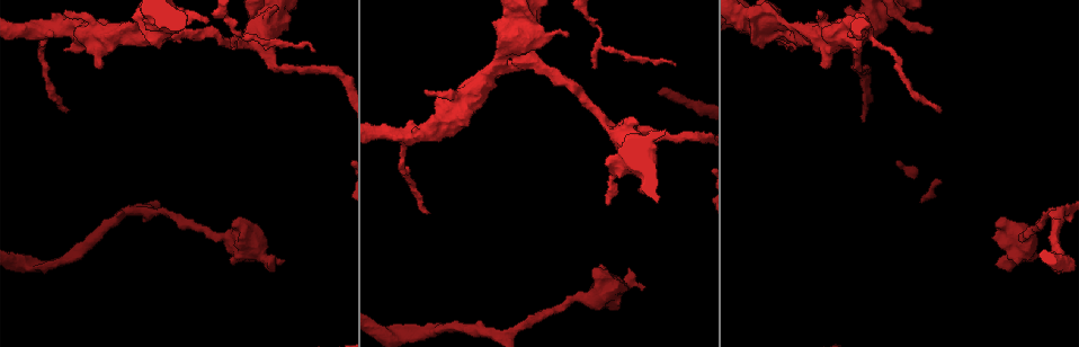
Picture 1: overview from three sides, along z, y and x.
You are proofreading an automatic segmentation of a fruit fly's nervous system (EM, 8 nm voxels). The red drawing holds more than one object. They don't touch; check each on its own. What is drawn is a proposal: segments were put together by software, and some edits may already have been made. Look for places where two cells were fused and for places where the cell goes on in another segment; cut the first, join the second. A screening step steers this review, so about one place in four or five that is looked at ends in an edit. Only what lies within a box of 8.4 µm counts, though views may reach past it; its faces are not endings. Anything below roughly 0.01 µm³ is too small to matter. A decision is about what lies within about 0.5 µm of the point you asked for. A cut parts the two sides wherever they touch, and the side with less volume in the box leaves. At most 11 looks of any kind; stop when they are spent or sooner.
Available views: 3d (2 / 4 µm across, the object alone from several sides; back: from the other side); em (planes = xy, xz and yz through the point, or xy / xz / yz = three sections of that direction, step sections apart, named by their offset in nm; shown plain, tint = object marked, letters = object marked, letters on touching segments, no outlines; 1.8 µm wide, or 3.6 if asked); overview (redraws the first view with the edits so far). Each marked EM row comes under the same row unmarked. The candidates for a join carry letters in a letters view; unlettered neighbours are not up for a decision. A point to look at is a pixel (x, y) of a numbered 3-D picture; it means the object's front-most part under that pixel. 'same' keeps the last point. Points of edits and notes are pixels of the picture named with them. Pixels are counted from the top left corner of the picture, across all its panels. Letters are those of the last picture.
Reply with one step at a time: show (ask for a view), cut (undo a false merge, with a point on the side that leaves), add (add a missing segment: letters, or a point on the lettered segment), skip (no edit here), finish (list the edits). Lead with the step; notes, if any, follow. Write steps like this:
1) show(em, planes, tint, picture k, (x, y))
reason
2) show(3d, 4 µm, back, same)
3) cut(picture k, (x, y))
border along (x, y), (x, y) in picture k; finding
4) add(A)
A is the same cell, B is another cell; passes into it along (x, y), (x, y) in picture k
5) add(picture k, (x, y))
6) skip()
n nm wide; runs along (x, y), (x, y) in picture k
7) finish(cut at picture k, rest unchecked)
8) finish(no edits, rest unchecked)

show(3d, 2 µm, picture 1, (225, 15))
calibre changes

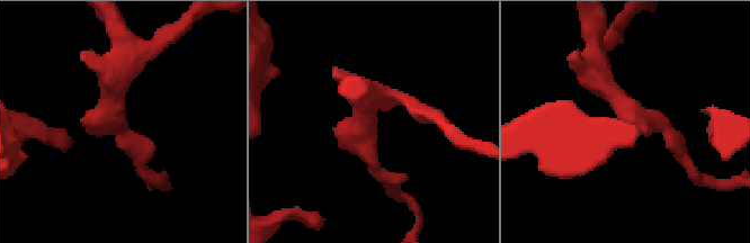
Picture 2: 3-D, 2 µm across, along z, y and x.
show(em, planes, letters, picture 2, (659, 121))

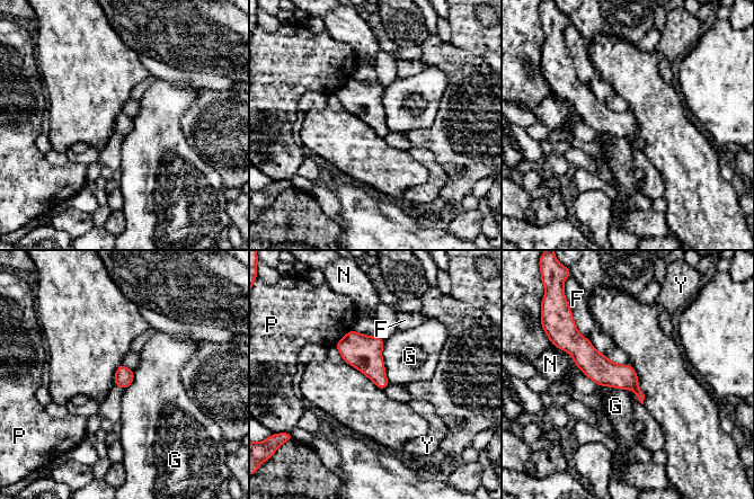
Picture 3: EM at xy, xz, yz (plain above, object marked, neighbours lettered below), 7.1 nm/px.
skip()
140 nm wide; F, G, N, P and Y are other cells; one cell here

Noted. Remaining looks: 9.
show(3d, 2 µm, back, picture 1, (818, 11))
an open end

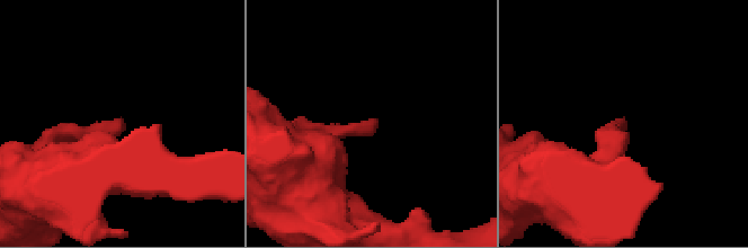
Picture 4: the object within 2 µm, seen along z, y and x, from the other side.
show(em, xz, step 4, tint, picture 4, (621, 126))
shape alone is not enough

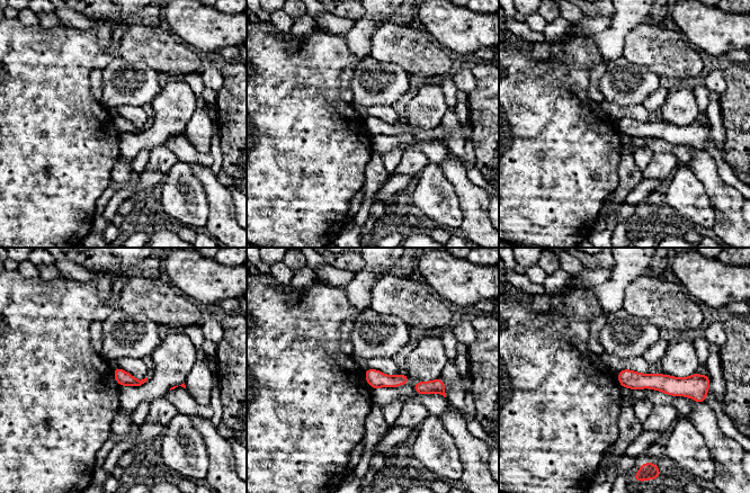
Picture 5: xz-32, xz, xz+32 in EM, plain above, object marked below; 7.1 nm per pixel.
show(em, planes, letters, same)
cut it another way

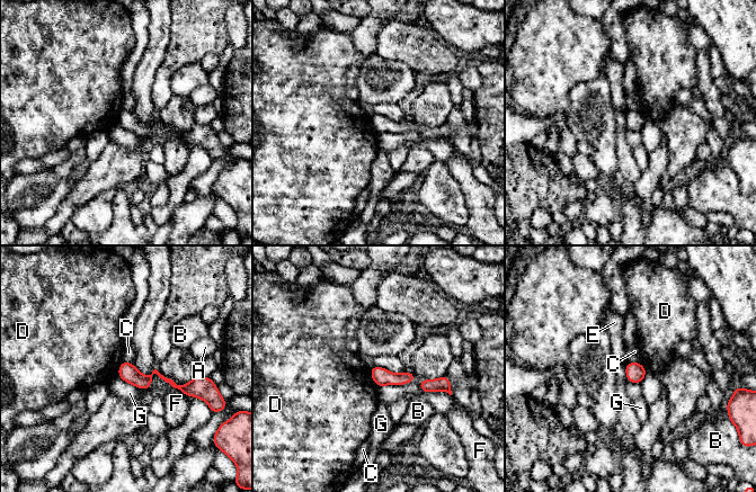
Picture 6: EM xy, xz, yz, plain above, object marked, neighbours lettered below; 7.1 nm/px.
skip()
G touches over 170 nm; A, B, C, D, E, F and G are other cells; no lettered segment goes on from it

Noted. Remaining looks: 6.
show(3d, 2 µm, picture 1, (793, 51))
thin end

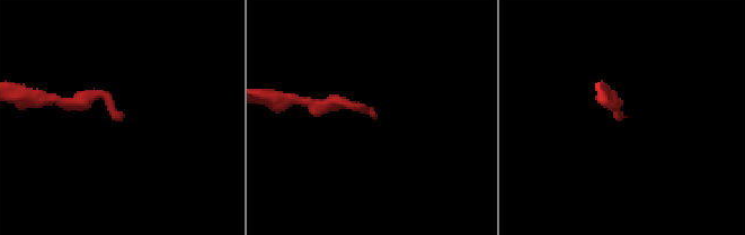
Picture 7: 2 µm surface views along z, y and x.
show(em, planes, letters, picture 7, (121, 118))

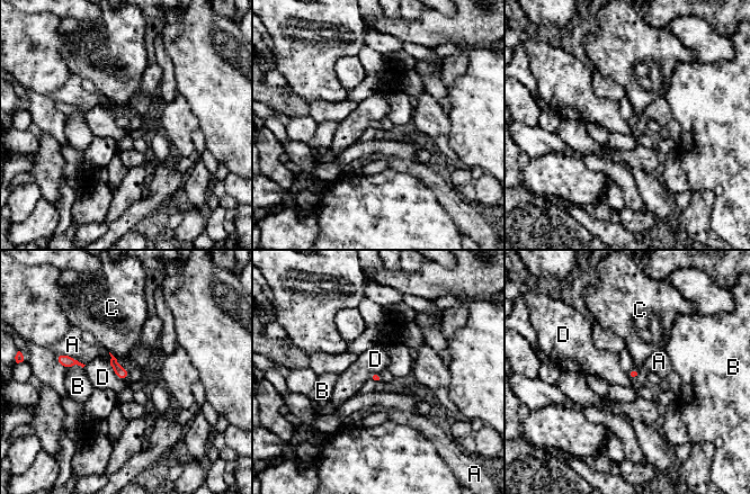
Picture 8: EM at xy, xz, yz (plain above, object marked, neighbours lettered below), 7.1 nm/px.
skip()
A, B, C and D are other cells; border along (109, 364), (118, 377), (127, 379) in picture 8; no lettered segment goes on from it

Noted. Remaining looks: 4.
show(em, xy, step 8, tint, picture 1, (645, 287))
an open end

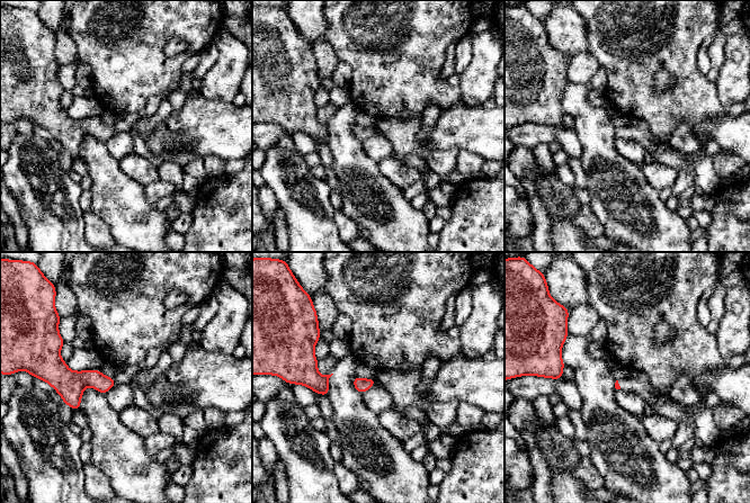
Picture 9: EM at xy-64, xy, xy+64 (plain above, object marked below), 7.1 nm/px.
show(em, xy, step 8, letters, same)

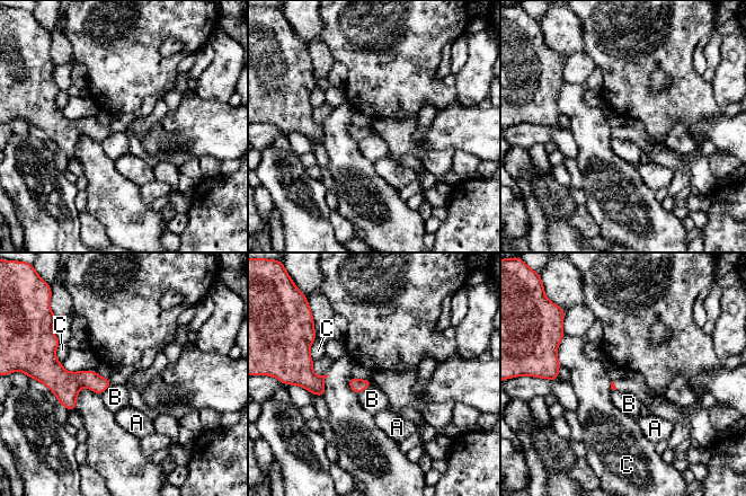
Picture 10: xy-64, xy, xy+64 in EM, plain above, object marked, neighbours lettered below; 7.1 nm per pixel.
skip()
C touches over 240 nm; A, B and C are other cells; no lettered segment goes on from it

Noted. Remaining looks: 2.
finish(no edits, rest unchecked)

